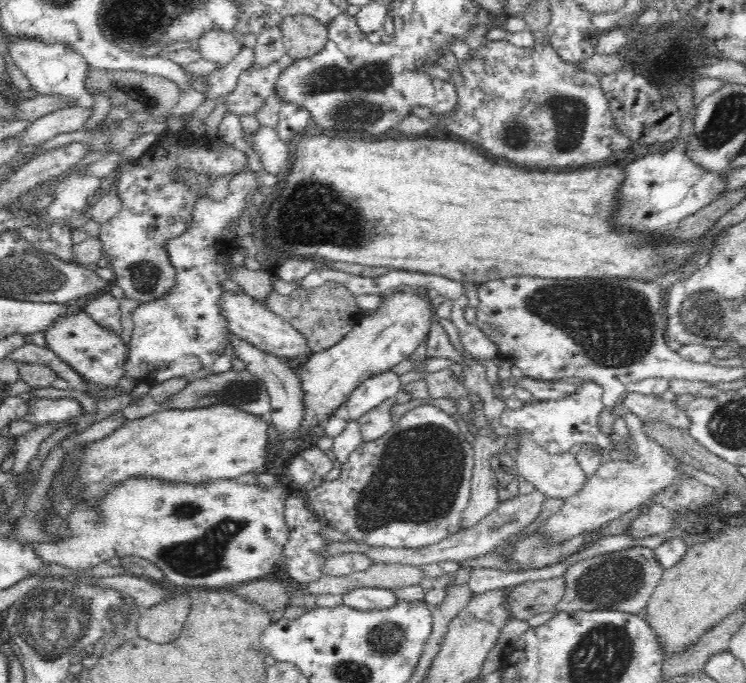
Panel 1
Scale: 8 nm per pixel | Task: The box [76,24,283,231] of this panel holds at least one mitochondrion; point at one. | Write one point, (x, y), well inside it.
(138, 93)

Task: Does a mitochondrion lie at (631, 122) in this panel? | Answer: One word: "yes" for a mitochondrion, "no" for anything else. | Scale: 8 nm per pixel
no

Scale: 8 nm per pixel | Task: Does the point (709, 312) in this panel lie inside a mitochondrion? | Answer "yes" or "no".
yes

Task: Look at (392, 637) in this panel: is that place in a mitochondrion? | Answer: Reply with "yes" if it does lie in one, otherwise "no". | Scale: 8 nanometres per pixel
yes

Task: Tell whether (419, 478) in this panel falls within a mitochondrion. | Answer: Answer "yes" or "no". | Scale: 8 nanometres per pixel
yes

